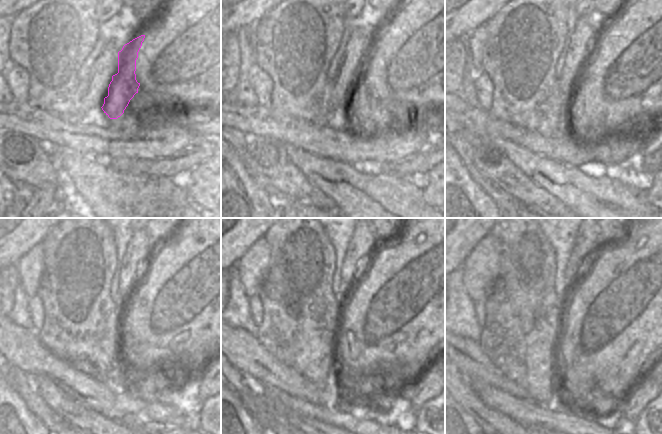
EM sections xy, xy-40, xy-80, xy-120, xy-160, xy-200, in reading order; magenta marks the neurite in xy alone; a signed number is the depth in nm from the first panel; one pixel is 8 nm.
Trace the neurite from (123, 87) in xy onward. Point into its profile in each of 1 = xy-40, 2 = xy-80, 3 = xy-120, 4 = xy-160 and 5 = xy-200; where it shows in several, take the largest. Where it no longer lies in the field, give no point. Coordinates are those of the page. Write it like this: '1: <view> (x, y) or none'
1: xy-40 (342, 86)
2: xy-80 (582, 40)
3: xy-120 (135, 257)
4: xy-160 (362, 247)
5: xy-200 (587, 241)

